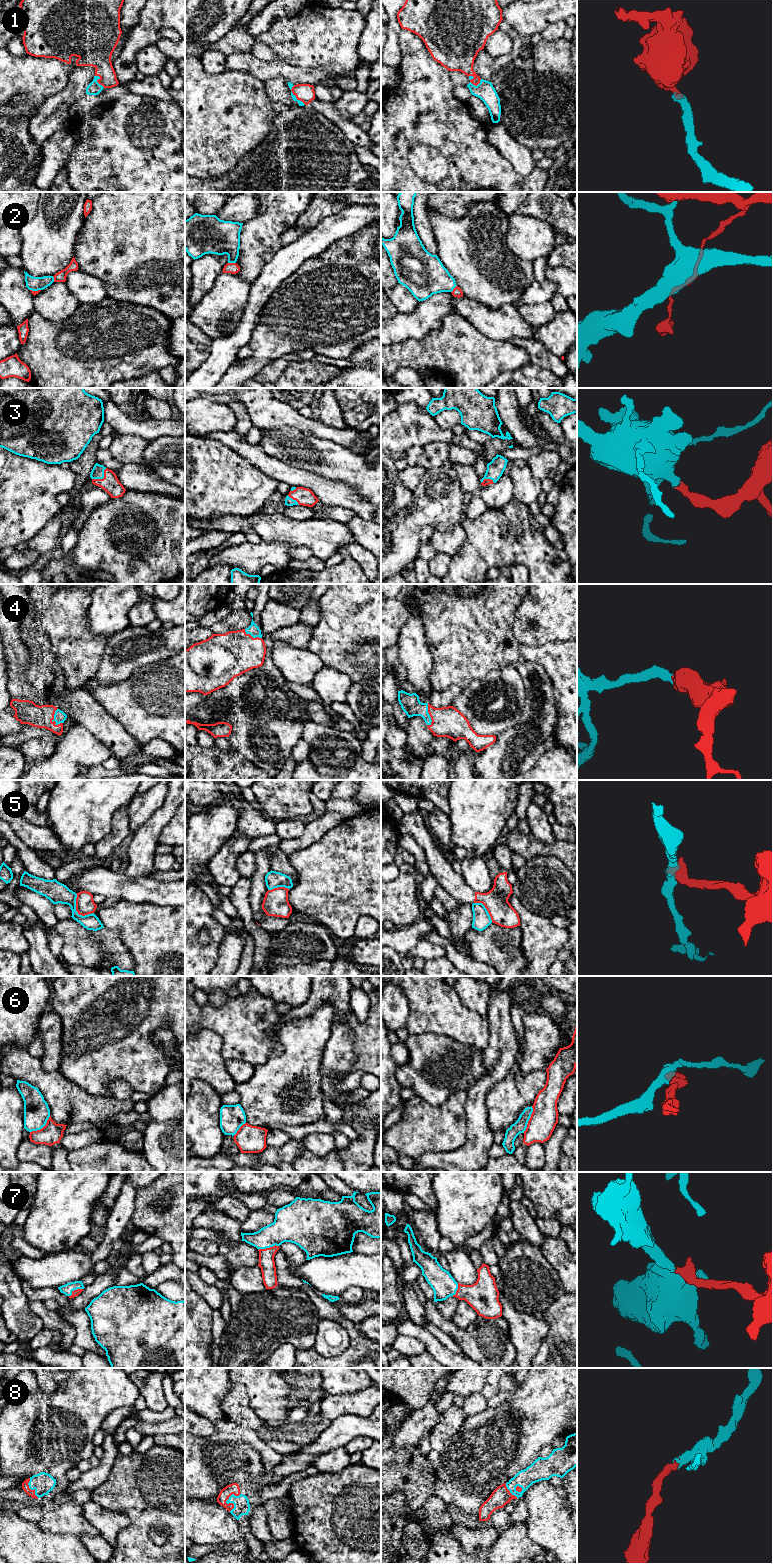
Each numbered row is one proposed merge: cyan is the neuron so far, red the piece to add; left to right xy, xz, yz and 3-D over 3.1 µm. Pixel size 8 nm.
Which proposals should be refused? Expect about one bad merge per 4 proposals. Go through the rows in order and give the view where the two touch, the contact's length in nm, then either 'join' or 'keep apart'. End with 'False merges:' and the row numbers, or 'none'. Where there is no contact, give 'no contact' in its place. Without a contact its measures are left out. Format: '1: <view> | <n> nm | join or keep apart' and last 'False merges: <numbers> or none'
1: xz | 190 nm | join
2: xz | 60 nm | keep apart
3: xy | 150 nm | join
4: xy | 140 nm | join
5: xy | 220 nm | keep apart
6: yz | 220 nm | keep apart
7: xz | 170 nm | join
8: xz | 170 nm | join
False merges: 2, 5, 6

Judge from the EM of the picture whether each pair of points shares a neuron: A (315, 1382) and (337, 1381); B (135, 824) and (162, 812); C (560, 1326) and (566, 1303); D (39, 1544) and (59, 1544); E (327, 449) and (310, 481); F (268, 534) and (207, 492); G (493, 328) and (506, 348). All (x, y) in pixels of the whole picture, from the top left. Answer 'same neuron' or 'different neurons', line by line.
A: different neurons
B: different neurons
C: same neuron
D: same neuron
E: different neurons
F: different neurons
G: different neurons

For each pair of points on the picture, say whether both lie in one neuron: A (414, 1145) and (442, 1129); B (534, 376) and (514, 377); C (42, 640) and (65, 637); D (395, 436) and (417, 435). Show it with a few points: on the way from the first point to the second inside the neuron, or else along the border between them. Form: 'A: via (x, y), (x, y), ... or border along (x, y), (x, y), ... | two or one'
A: via (421, 1138), (430, 1129), (435, 1129) | one
B: via (529, 377), (519, 377) | one
C: border along (34, 621), (34, 627), (49, 640), (57, 661) | two
D: via (400, 435), (412, 435) | one

